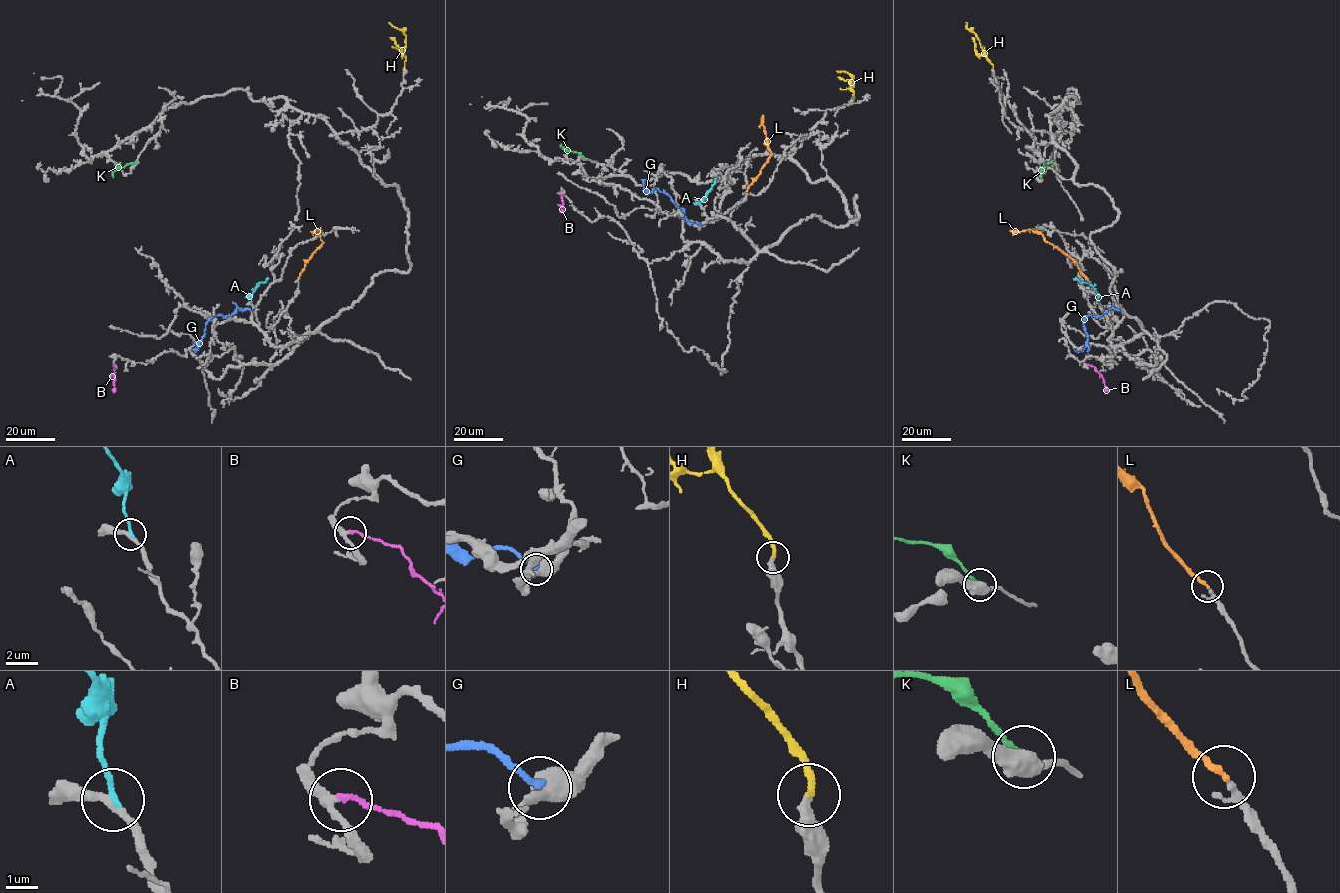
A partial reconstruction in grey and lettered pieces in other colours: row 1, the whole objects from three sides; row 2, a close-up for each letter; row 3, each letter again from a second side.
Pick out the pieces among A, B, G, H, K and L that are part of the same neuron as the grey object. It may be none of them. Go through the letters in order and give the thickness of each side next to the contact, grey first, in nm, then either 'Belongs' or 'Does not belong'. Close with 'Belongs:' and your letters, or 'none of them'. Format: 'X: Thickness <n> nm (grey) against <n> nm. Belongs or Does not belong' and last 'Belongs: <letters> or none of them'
A: Thickness 280 nm (grey) against 180 nm. Belongs
B: Thickness 280 nm (grey) against 180 nm. Does not belong
G: Thickness 400 nm (grey) against 170 nm. Does not belong
H: Thickness 320 nm (grey) against 240 nm. Belongs
K: Thickness 480 nm (grey) against 200 nm. Does not belong
L: Thickness 160 nm (grey) against 200 nm. Belongs
Belongs: A, H, L

